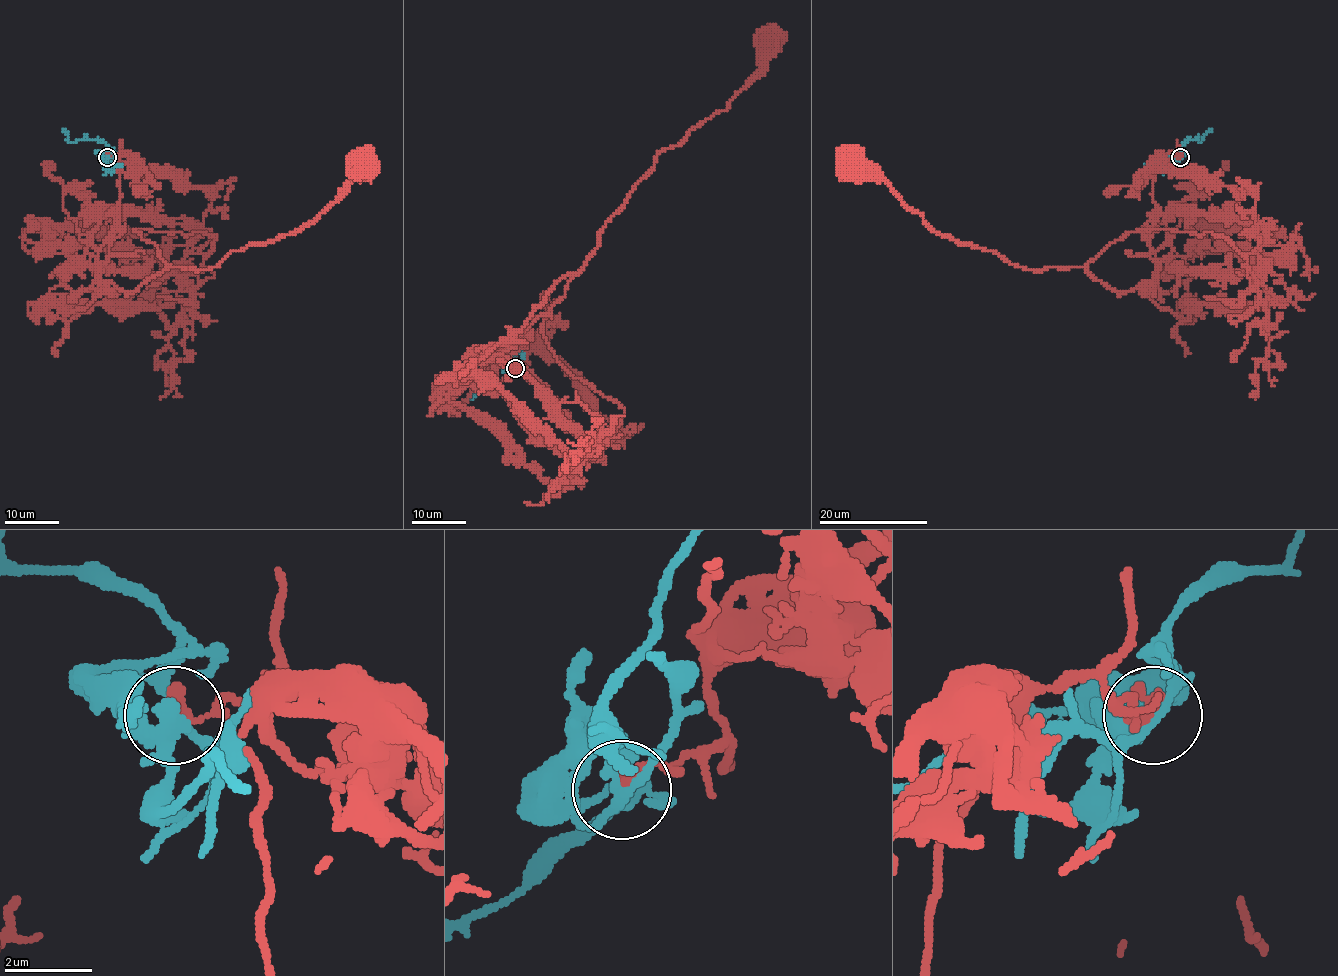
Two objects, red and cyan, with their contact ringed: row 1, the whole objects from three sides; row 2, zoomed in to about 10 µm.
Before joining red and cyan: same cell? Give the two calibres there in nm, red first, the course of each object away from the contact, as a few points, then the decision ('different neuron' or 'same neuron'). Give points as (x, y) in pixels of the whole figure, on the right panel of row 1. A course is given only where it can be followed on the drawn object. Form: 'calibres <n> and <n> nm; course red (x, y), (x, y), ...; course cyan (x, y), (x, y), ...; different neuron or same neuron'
calibres 360 and 240 nm; course red (1180, 156), (1168, 152), (1154, 173), (1157, 274), (1123, 292), (1081, 266), (1022, 269), (957, 243), (852, 159); course cyan (1180, 156), (1187, 142), (1195, 139), (1200, 142), (1212, 129); different neuron

